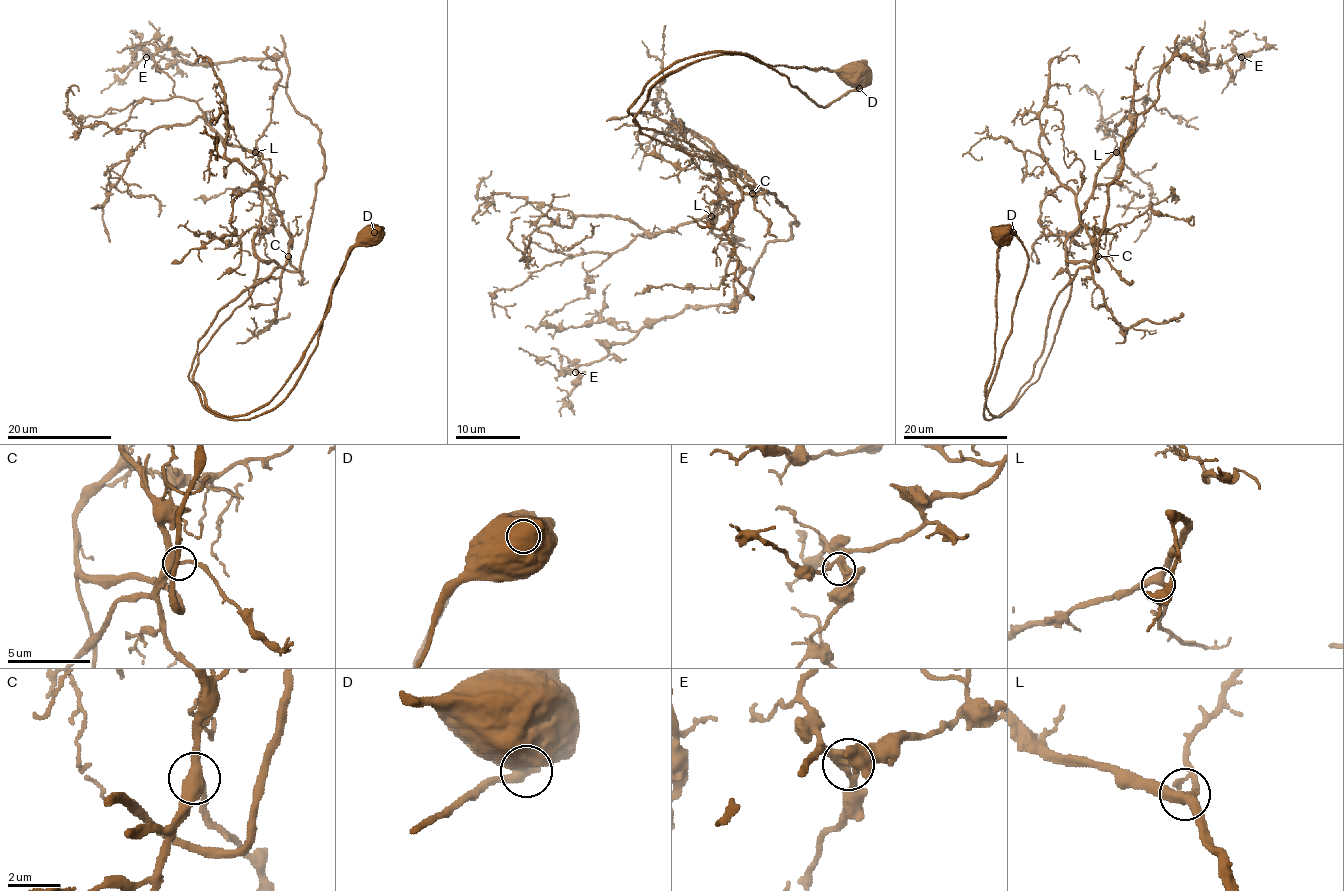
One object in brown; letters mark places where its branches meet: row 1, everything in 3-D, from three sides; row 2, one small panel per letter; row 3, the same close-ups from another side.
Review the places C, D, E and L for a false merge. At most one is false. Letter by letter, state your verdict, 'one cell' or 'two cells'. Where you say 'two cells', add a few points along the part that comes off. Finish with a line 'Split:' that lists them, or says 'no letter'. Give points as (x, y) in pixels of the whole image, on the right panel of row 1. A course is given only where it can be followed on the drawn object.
C: one cell
D: two cells | (1013, 232), (1027, 269), (987, 420), (1032, 374), (1057, 296), (1094, 255), (1039, 145), (1049, 63), (1079, 62)
E: one cell
L: one cell
Split: D

